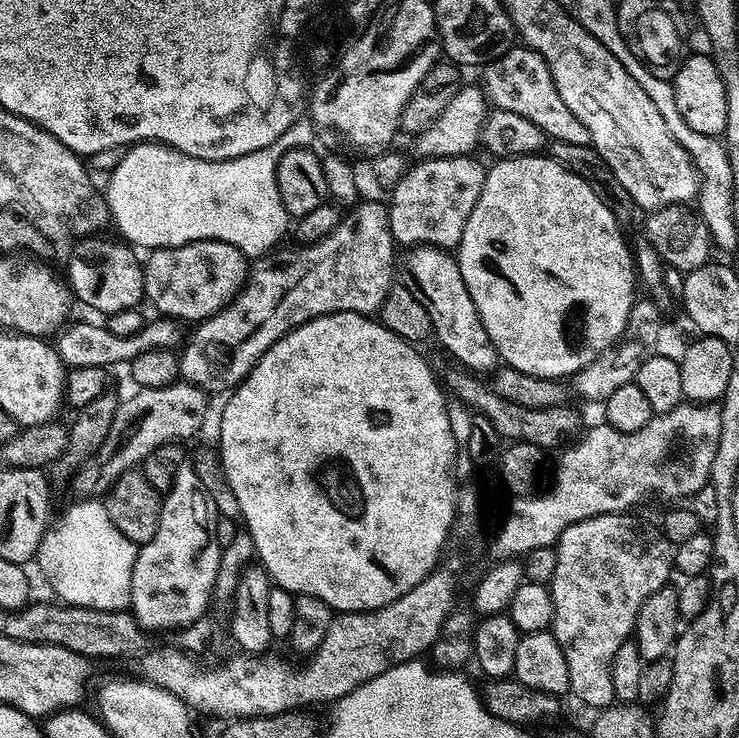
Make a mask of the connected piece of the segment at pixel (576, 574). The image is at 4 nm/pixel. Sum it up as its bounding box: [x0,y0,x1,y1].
[550,512,674,710]

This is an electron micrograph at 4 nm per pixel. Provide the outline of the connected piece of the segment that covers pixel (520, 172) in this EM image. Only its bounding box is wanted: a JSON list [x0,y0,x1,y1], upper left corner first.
[458,155,638,380]

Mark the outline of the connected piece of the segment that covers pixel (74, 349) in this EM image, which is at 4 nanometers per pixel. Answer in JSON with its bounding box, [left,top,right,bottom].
[54,318,181,370]

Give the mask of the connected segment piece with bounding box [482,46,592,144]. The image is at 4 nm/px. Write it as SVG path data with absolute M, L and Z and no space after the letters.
M513 46L506 54L487 65L483 72L482 87L487 99L496 108L510 110L510 114L522 114L522 118L534 122L534 126L538 126L538 130L542 130L549 141L592 143L590 130L586 130L586 126L574 118L570 106L562 102L562 94L558 94L558 86L554 86L550 66L546 66L542 54L527 46Z

